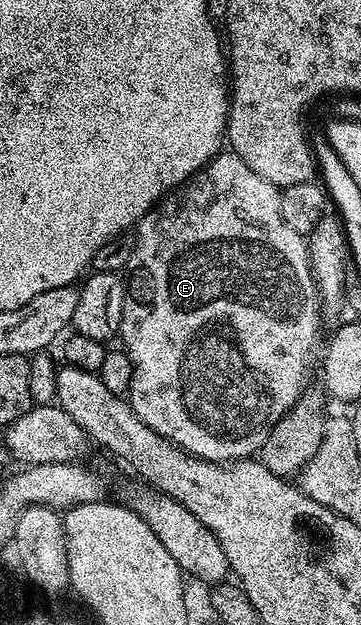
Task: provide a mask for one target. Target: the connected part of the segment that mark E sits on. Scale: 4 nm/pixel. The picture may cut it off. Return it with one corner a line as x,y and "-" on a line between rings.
220,152
216,154
198,174
195,174
189,179
189,184
168,194
166,198
156,204
137,224
139,236
137,235
134,239
134,250
129,265
131,279
128,277
125,282
127,295
125,296
123,315
121,316
118,333
118,337
120,339
123,338
123,343
121,343
122,349
125,351
127,357
130,358
133,367
129,387
129,401
133,412
146,426
153,428
153,432
157,432
162,438
168,438
171,443
179,446
180,449
184,450
185,453
191,455
193,458
203,458
206,462
221,462
226,464
228,462
247,460
252,456
258,455
263,449
269,432
291,411
293,404
299,399
299,395
303,393
305,387
308,385
307,369
311,366
311,357
315,354
315,341
319,338
319,310
321,311
321,303
319,301
319,293
315,287
315,277
311,271
311,261
307,255
308,239
304,237
304,235
295,232
286,220
282,218
281,200
280,187
273,185
272,182
265,180
261,176
257,176
257,172
253,172
253,168
249,168
249,164
245,164
245,160
241,160
241,156
237,156
233,152

